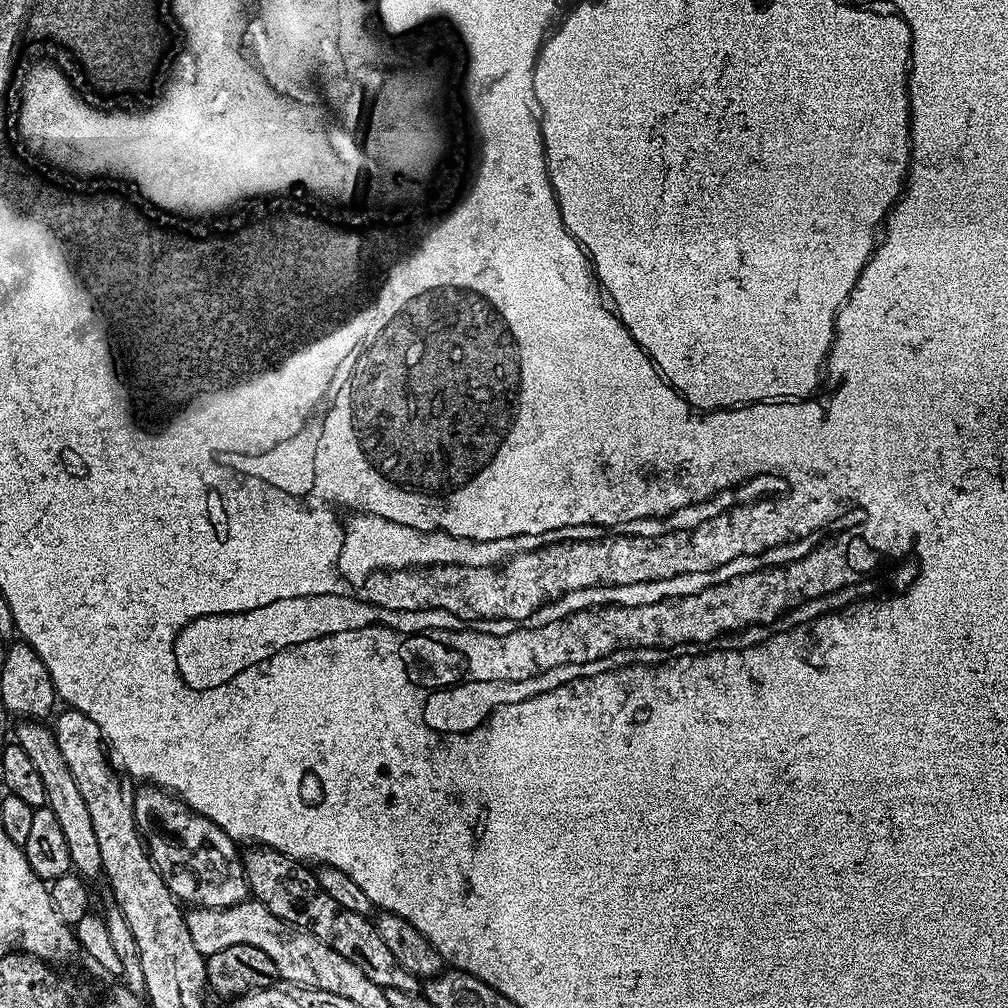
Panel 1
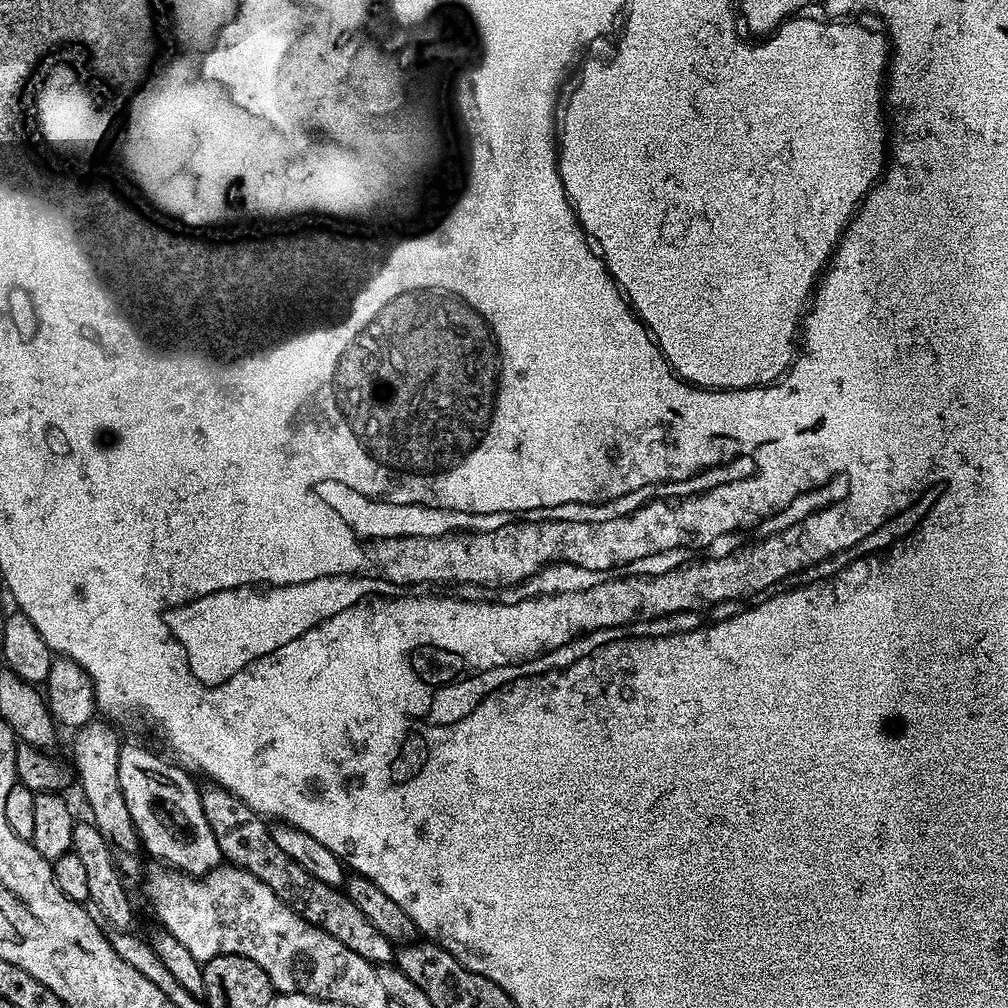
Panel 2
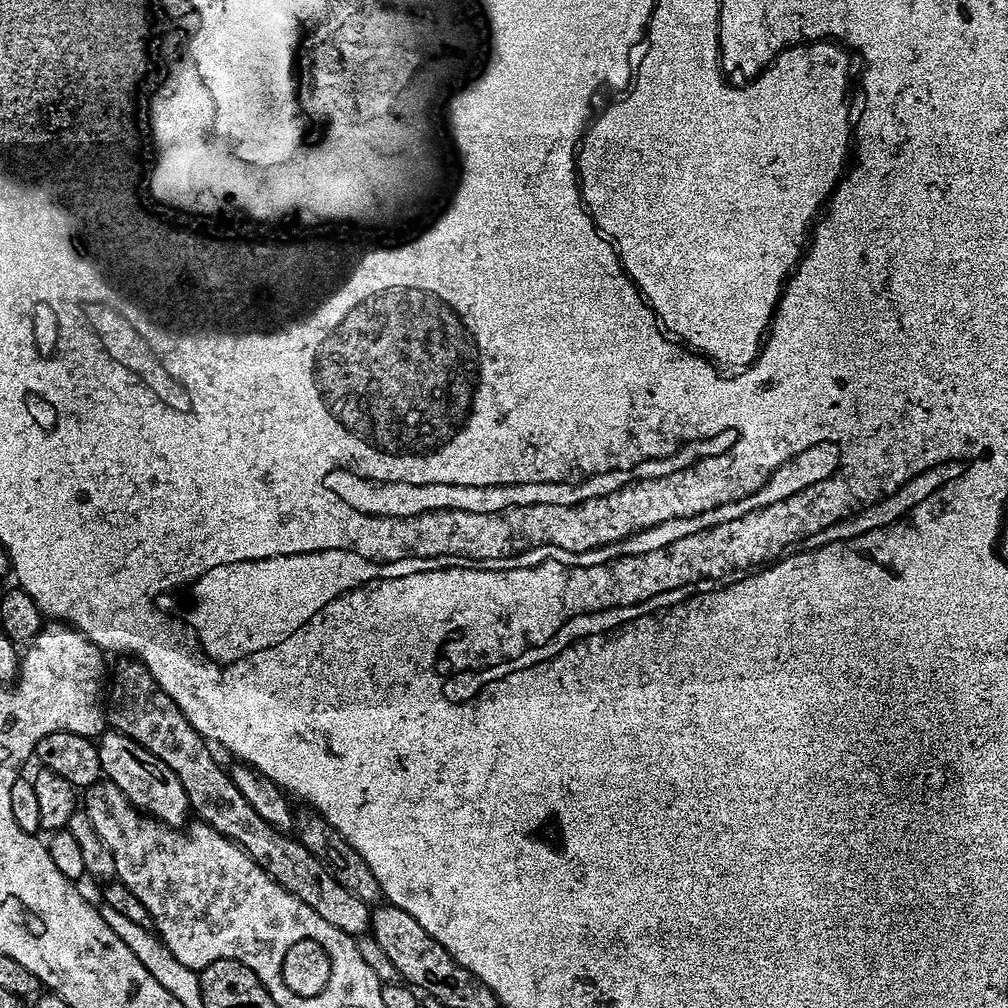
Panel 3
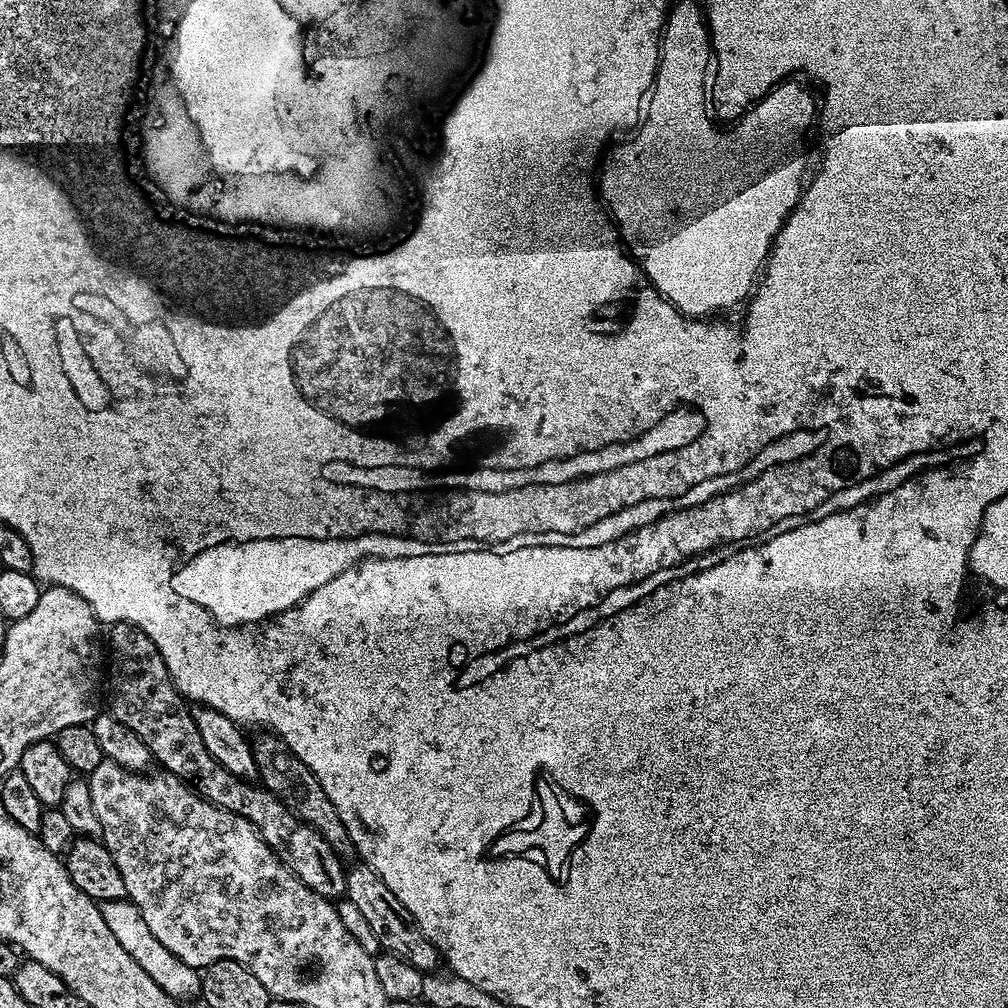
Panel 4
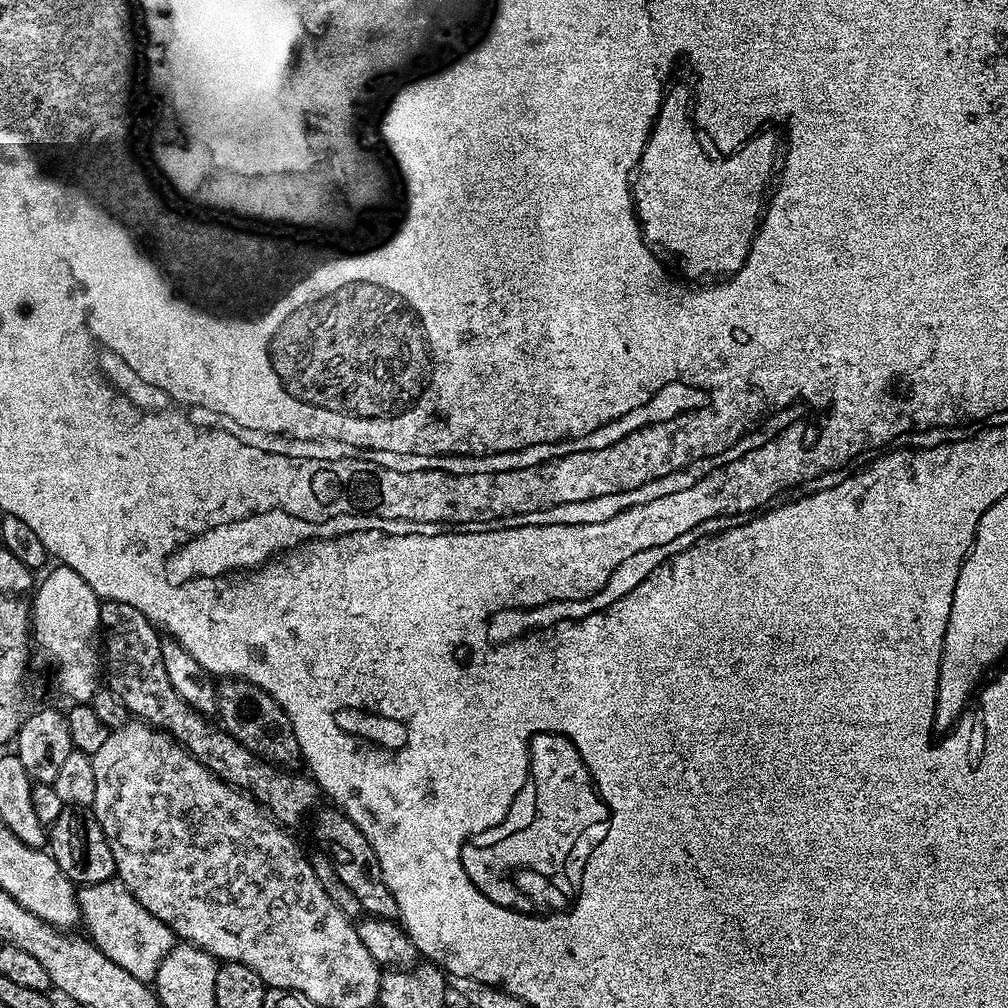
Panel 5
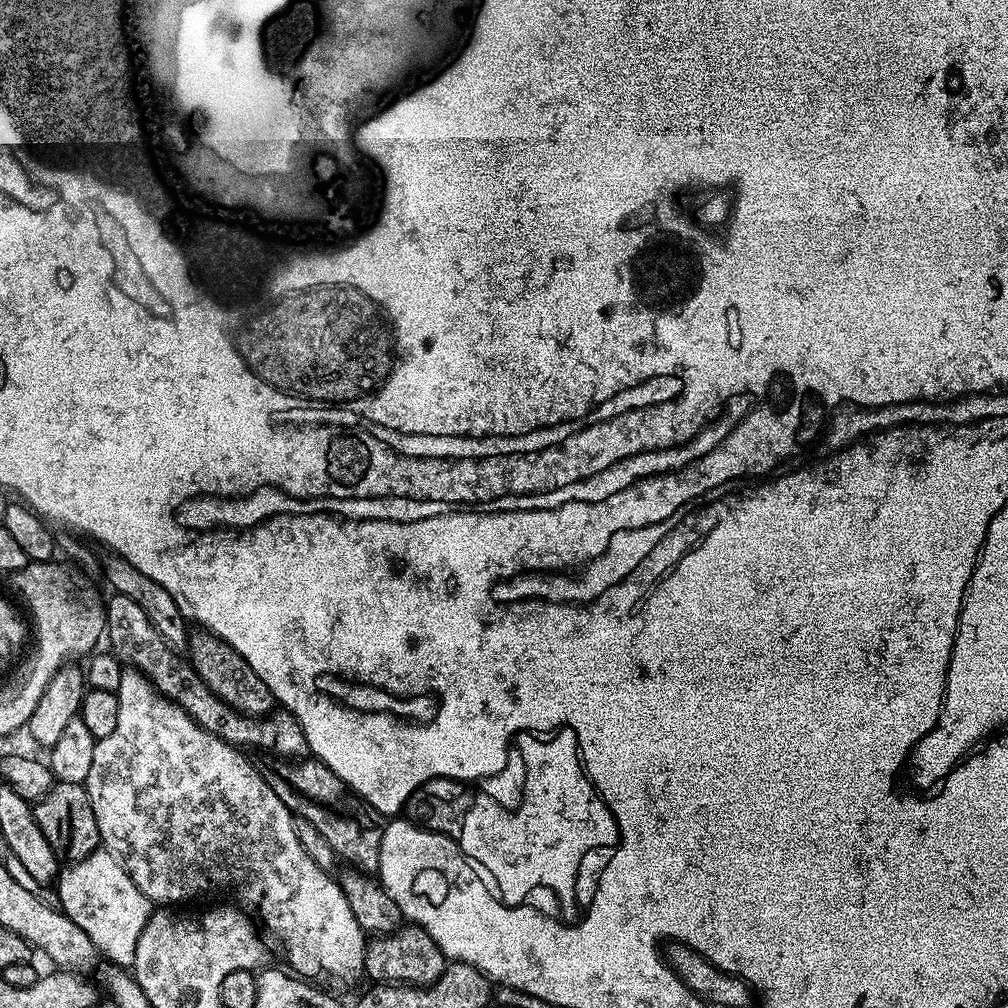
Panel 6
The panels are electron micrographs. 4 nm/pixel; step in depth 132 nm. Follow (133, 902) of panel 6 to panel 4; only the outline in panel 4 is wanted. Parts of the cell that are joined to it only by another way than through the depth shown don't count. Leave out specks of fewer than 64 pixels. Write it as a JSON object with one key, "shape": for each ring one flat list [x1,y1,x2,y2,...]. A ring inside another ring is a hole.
{"shape":[[125,898,101,903,100,913,102,919,106,921,106,927,112,931,114,938,118,938,122,950,126,950,126,954,130,954,130,958,134,958,134,962,138,962,138,966,142,966,142,970,146,970,146,974,150,974,150,978,154,978,154,982,158,982,158,986,166,990,166,994,176,997,181,1002,187,1001,187,996,194,996,194,998,200,996,201,973,197,969,186,966,174,953,166,950,166,946,162,946,162,942,154,938,154,934,150,934,150,926,146,926,146,918,142,918,142,914,131,900]]}

